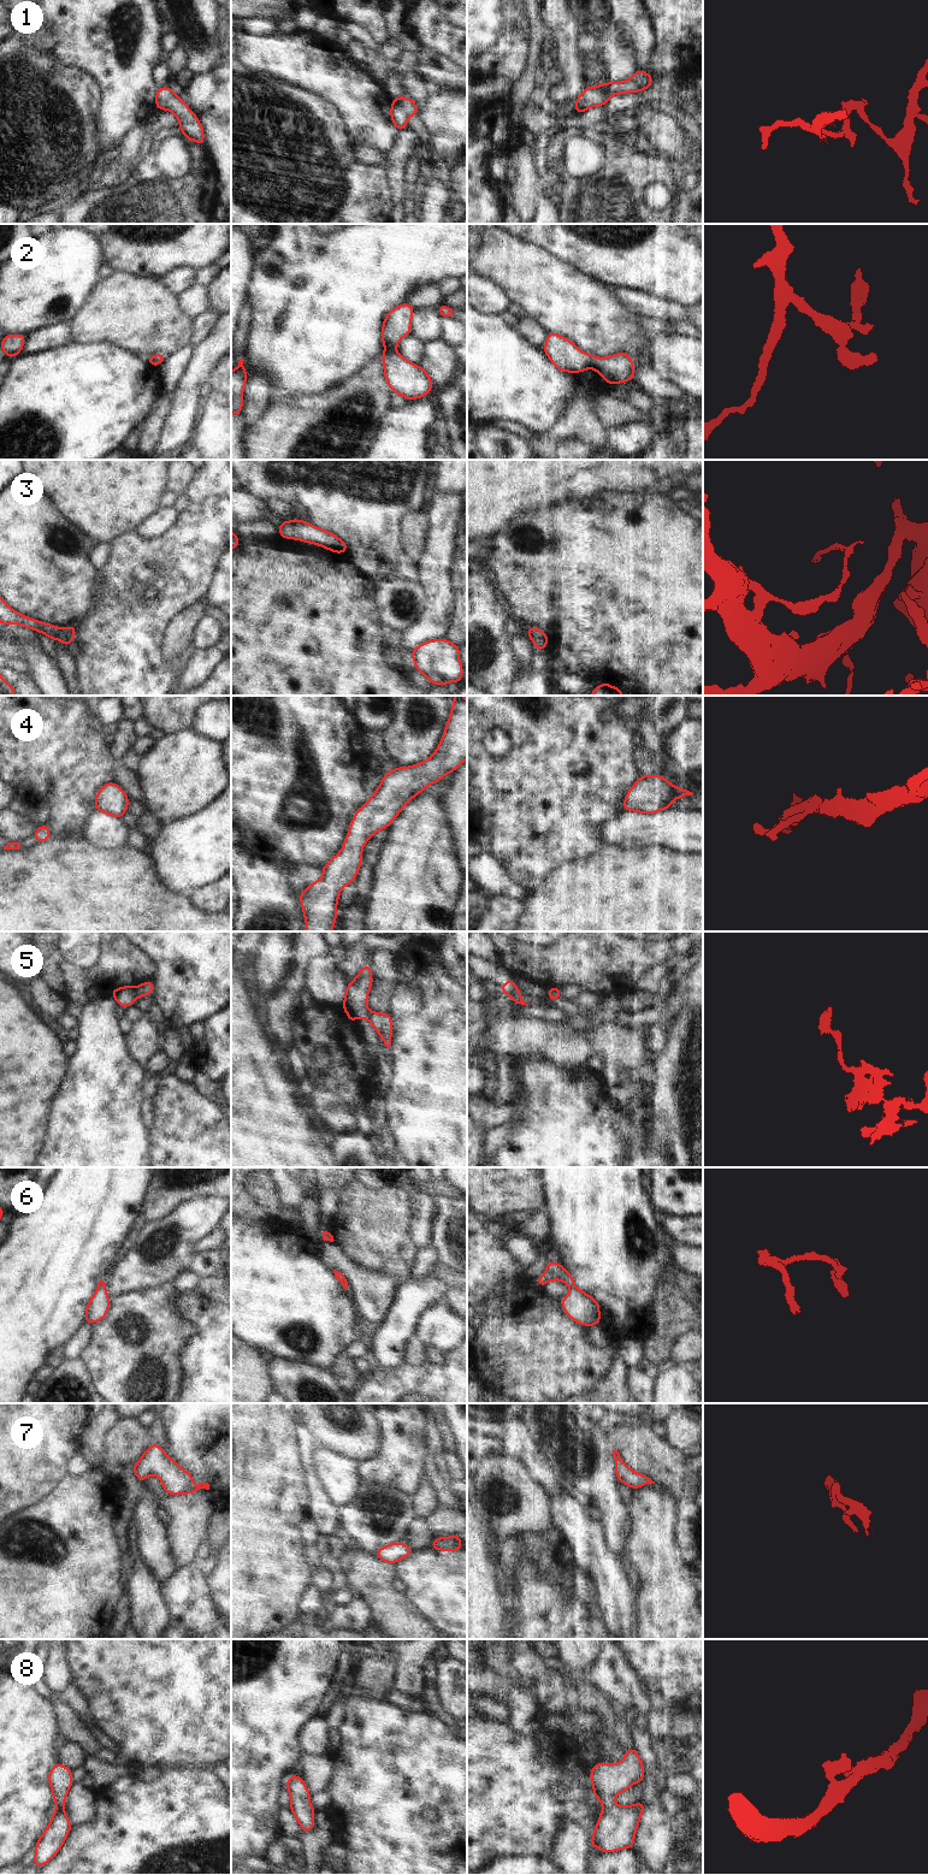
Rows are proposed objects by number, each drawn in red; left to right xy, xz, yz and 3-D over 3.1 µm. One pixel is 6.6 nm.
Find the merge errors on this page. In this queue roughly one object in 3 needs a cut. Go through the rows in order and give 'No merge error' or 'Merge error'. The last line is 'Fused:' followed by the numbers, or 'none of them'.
1: No merge error
2: No merge error
3: No merge error
4: No merge error
5: Merge error
6: No merge error
7: No merge error
8: No merge error
Fused: 5.

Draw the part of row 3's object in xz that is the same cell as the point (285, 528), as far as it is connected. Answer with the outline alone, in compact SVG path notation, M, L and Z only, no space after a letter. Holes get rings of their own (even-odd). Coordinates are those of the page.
M284 520L278 526L279 536L284 539L296 539L319 545L331 552L345 554L348 550L347 543L339 539L333 533L321 530L306 520Z

